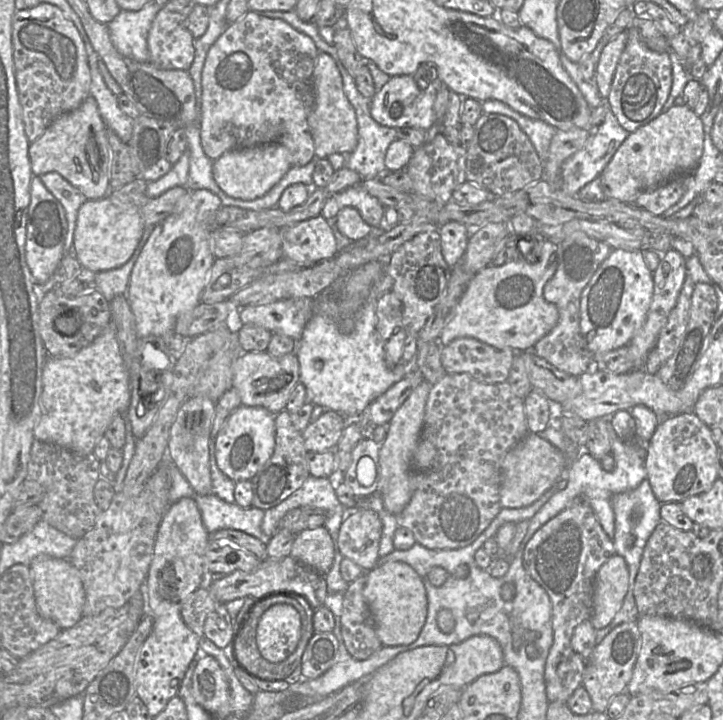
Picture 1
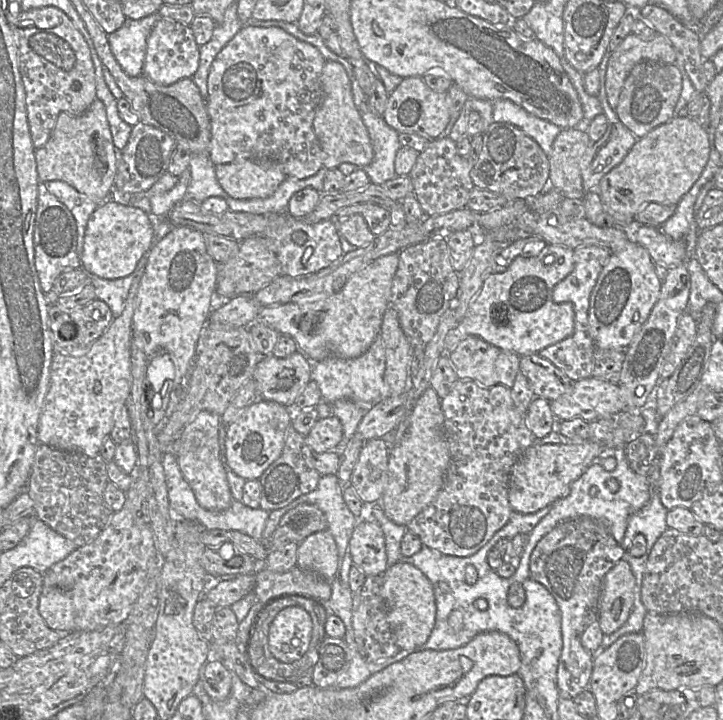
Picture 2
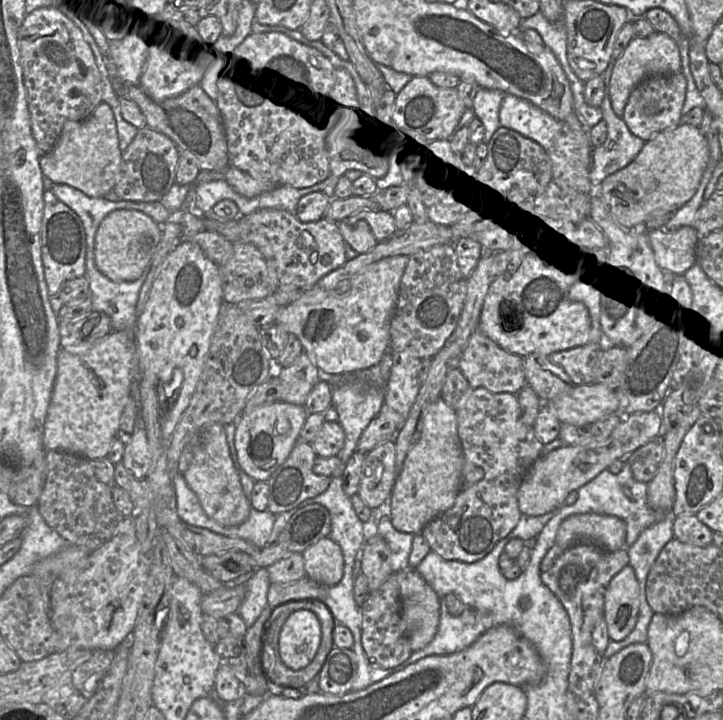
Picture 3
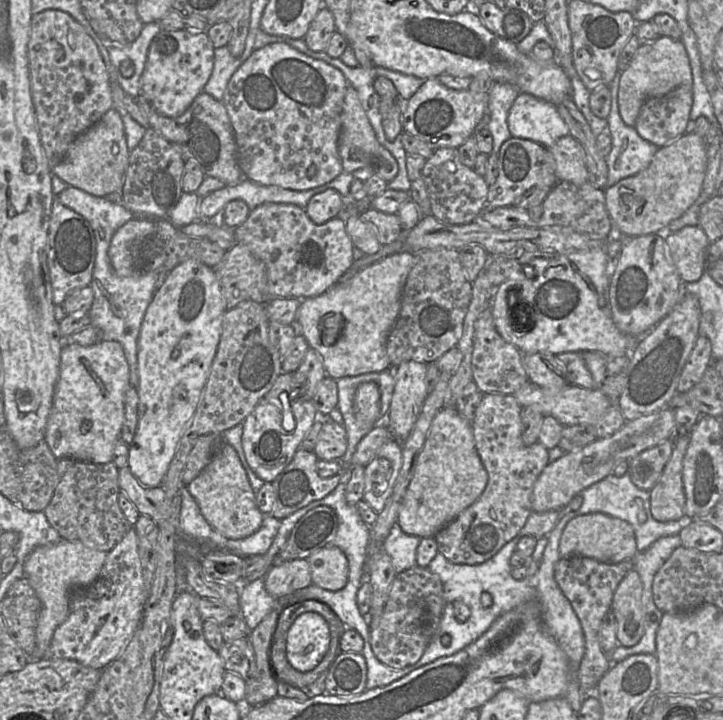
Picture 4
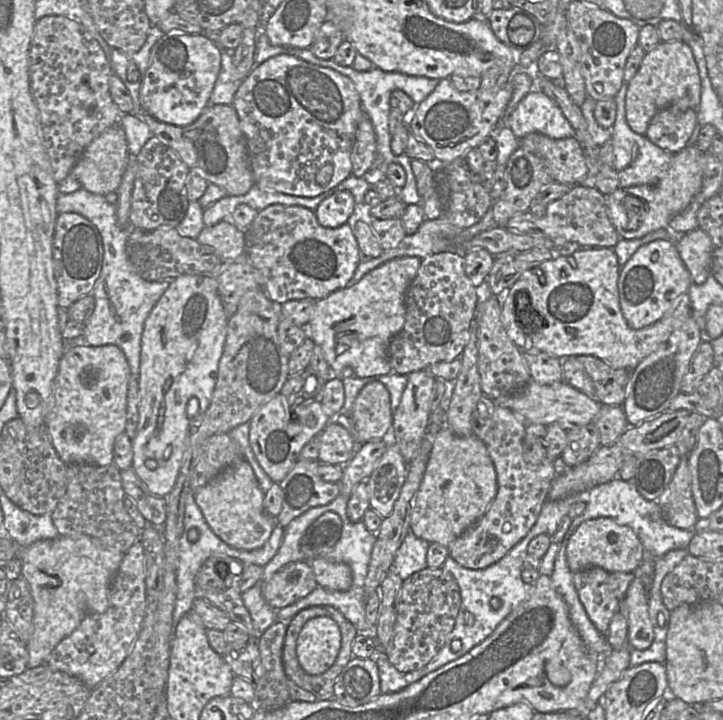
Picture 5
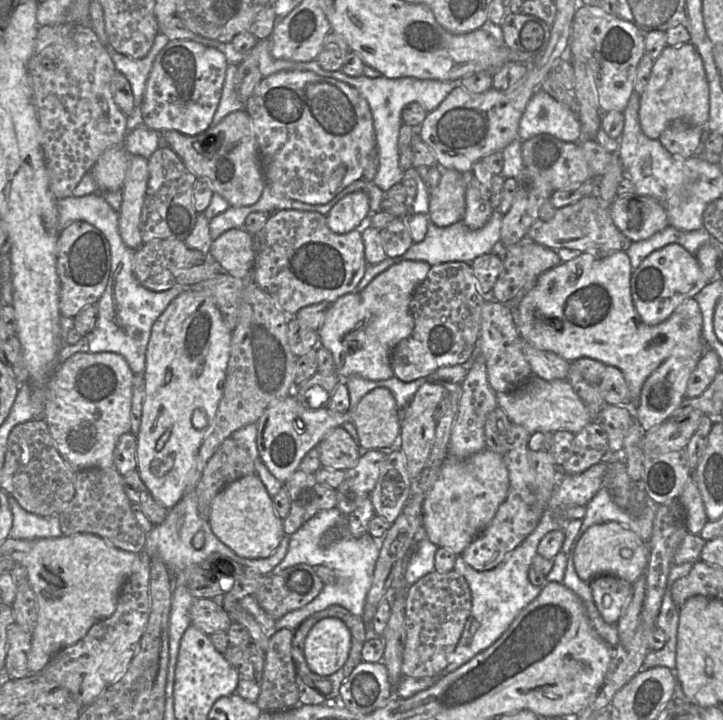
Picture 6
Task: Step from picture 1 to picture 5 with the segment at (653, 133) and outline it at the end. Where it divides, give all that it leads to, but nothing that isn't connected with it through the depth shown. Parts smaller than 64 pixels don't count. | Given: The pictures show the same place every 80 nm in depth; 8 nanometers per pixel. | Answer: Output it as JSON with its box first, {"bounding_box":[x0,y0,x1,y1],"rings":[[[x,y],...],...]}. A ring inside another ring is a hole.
{"bounding_box":[606,145,703,239],"rings":[[[687,145],[673,153],[668,170],[654,184],[619,187],[606,195],[608,216],[620,238],[639,239],[667,228],[669,221],[692,202],[702,187],[703,155],[696,145]]]}

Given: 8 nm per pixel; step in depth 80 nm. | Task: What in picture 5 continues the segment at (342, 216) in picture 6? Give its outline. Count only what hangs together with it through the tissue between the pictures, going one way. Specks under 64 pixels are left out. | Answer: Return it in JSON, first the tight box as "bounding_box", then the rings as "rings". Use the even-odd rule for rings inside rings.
{"bounding_box":[314,190,354,228],"rings":[[[342,190],[324,199],[314,213],[321,226],[337,228],[347,223],[354,206],[354,196],[349,191]]]}

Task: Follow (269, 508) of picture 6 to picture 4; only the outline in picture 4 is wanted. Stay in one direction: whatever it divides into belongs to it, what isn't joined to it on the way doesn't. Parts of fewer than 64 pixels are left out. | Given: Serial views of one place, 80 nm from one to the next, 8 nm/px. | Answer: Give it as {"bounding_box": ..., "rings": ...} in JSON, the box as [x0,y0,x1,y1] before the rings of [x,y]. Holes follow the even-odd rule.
{"bounding_box":[187,442,264,539],"rings":[[[227,442],[218,448],[208,465],[187,484],[187,488],[198,502],[208,523],[224,536],[243,539],[261,527],[264,514],[256,503],[256,492],[238,453]]]}

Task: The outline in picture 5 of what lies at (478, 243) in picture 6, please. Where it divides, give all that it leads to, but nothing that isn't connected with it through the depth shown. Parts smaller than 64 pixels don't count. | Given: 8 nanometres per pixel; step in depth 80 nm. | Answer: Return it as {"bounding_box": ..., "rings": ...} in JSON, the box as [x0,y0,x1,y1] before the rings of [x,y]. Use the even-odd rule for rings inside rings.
{"bounding_box":[348,209,497,286],"rings":[[[490,209],[479,223],[466,229],[453,226],[447,220],[440,218],[435,220],[425,219],[424,222],[419,227],[418,231],[414,234],[406,235],[405,238],[400,242],[400,244],[396,248],[384,250],[382,254],[377,258],[371,258],[365,261],[361,261],[357,266],[354,276],[348,283],[348,286],[356,284],[365,274],[367,274],[368,272],[375,269],[376,267],[380,266],[381,264],[385,263],[388,260],[406,256],[418,257],[422,259],[433,254],[454,251],[457,249],[457,246],[460,243],[465,243],[474,236],[476,236],[477,234],[490,230],[494,227],[497,227],[497,225],[493,217],[493,212]]]}

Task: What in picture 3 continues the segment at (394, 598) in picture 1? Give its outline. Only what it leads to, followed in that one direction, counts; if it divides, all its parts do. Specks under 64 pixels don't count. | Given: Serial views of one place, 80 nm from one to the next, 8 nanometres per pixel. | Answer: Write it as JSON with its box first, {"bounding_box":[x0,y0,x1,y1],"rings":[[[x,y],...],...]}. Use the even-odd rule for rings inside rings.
{"bounding_box":[396,568,440,650],"rings":[[[407,568],[396,574],[404,631],[412,650],[420,650],[431,642],[437,632],[440,599],[415,568]]]}

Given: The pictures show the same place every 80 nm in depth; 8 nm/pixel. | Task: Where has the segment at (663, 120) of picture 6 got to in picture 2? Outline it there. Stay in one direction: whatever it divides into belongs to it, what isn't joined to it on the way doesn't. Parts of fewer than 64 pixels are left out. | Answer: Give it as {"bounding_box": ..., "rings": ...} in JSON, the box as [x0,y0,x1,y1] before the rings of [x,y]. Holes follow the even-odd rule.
{"bounding_box":[605,33,676,110],"rings":[[[630,33],[611,53],[605,73],[605,92],[610,107],[615,110],[619,102],[619,95],[624,82],[635,65],[642,61],[652,61],[662,64],[675,64],[676,49],[671,45],[667,38],[657,34],[653,38],[640,38],[634,33]]]}

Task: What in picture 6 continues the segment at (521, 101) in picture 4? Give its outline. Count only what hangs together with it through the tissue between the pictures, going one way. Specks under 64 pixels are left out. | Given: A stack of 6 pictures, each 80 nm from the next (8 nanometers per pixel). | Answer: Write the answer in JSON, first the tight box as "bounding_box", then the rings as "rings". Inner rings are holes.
{"bounding_box":[518,90,583,143],"rings":[[[543,90],[528,102],[519,123],[518,139],[526,140],[538,134],[550,134],[571,143],[583,139],[582,125],[574,111]]]}

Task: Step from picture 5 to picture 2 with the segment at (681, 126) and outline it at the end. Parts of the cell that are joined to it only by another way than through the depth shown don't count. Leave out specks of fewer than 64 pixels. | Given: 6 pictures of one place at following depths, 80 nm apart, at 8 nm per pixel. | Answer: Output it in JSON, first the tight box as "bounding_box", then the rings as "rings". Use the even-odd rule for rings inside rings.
{"bounding_box":[615,61,682,139],"rings":[[[642,61],[627,76],[615,108],[619,120],[638,139],[674,116],[682,92],[682,75],[675,64]]]}

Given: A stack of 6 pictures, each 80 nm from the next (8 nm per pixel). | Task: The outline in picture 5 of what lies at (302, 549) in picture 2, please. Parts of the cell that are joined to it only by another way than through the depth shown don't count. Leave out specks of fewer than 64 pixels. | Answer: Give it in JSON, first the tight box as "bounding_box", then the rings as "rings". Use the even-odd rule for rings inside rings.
{"bounding_box":[310,556,352,591],"rings":[[[319,556],[313,558],[310,565],[319,586],[333,591],[345,591],[350,588],[352,572],[347,564]]]}

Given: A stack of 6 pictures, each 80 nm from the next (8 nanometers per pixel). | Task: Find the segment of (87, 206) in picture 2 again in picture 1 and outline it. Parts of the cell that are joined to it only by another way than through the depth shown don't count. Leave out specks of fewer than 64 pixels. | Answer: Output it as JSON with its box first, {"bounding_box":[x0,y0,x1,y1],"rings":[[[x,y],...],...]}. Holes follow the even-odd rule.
{"bounding_box":[39,172,89,249],"rings":[[[56,172],[42,174],[39,176],[39,178],[47,190],[61,203],[65,210],[66,218],[68,221],[68,234],[66,242],[71,244],[72,249],[73,233],[76,225],[78,210],[81,205],[89,199],[86,198],[78,189],[73,187],[67,180],[65,180],[60,174]]]}

